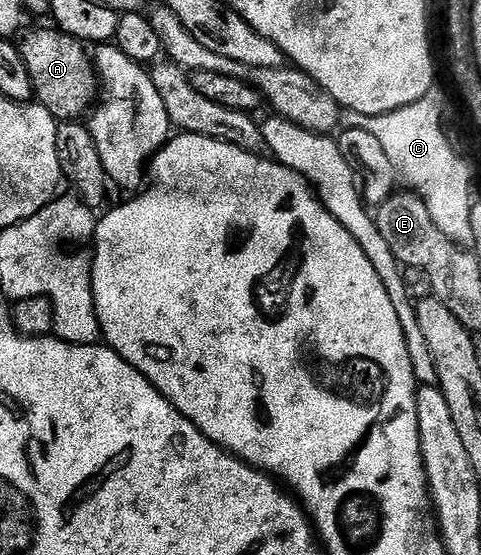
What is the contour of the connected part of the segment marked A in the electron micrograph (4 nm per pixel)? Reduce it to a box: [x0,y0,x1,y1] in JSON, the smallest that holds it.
[18,27,100,122]

